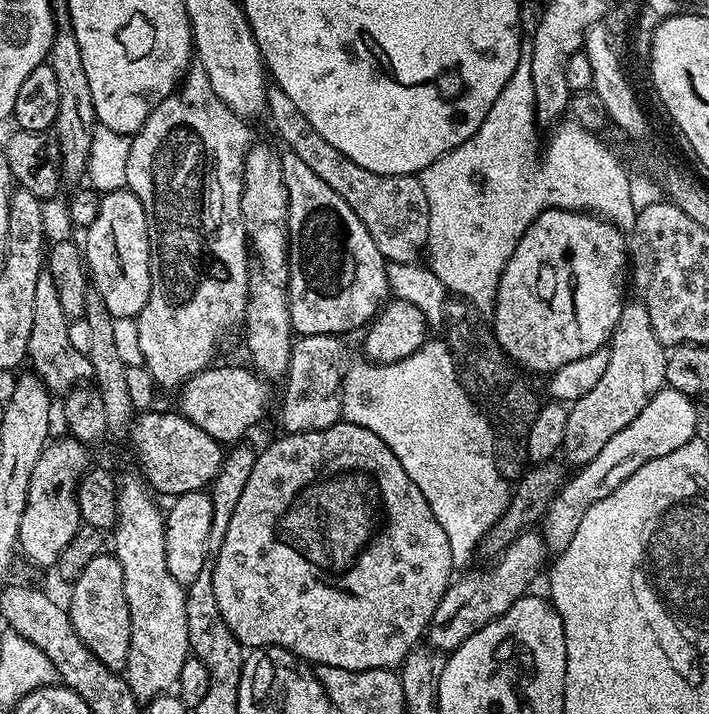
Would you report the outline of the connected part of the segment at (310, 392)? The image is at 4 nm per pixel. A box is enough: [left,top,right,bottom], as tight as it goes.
[280,336,346,433]

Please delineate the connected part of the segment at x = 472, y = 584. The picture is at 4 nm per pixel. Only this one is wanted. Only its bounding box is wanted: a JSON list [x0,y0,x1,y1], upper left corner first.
[427,530,550,654]

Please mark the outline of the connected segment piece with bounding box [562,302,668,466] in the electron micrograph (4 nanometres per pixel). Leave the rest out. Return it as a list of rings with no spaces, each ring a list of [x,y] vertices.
[[[625,303],[618,326],[612,331],[606,347],[608,361],[602,379],[590,394],[582,394],[582,398],[568,408],[562,456],[569,465],[590,463],[618,430],[626,430],[626,426],[642,414],[642,406],[646,406],[646,402],[650,402],[650,398],[654,398],[666,384],[666,348],[658,342],[658,334],[654,334],[654,326],[650,326],[650,314],[646,314],[644,304]]]

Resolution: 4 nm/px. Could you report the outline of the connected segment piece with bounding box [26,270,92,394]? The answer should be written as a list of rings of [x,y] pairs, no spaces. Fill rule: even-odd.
[[[47,270],[40,272],[38,274],[38,287],[34,289],[34,326],[30,334],[26,360],[29,365],[32,363],[31,371],[40,377],[40,381],[53,394],[67,394],[71,392],[73,388],[83,385],[92,374],[92,364],[88,361],[87,355],[74,350],[74,346],[70,346],[69,323],[66,310],[62,310],[62,306],[58,302],[58,289],[54,286],[54,278],[50,278]]]

